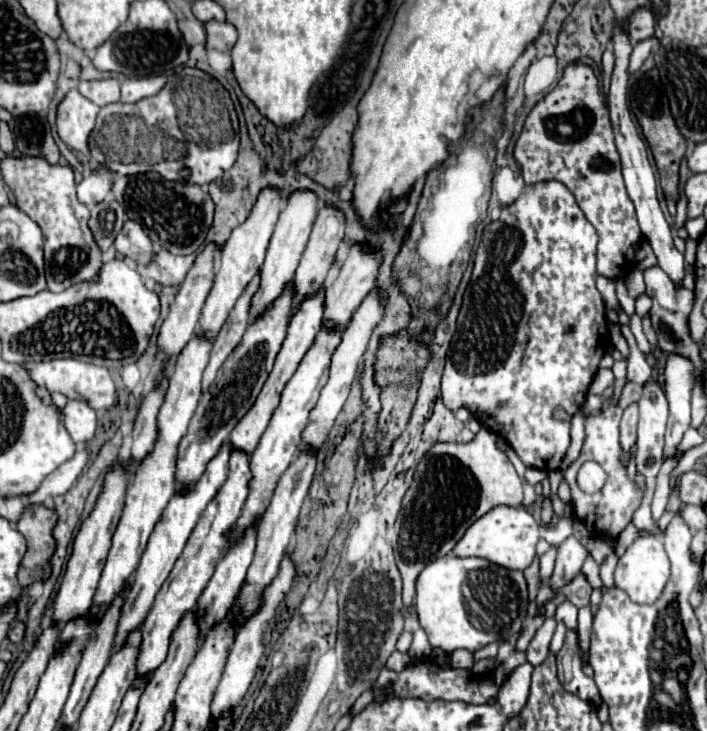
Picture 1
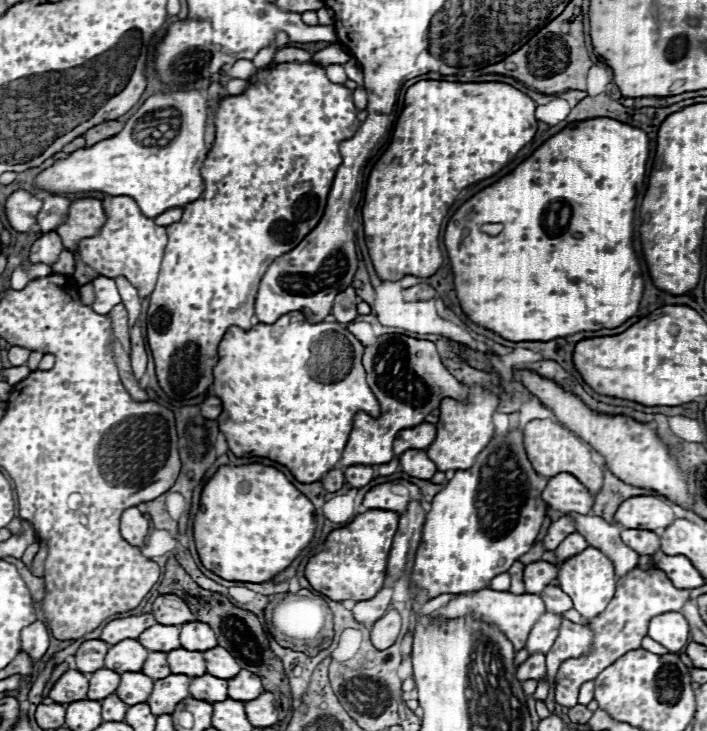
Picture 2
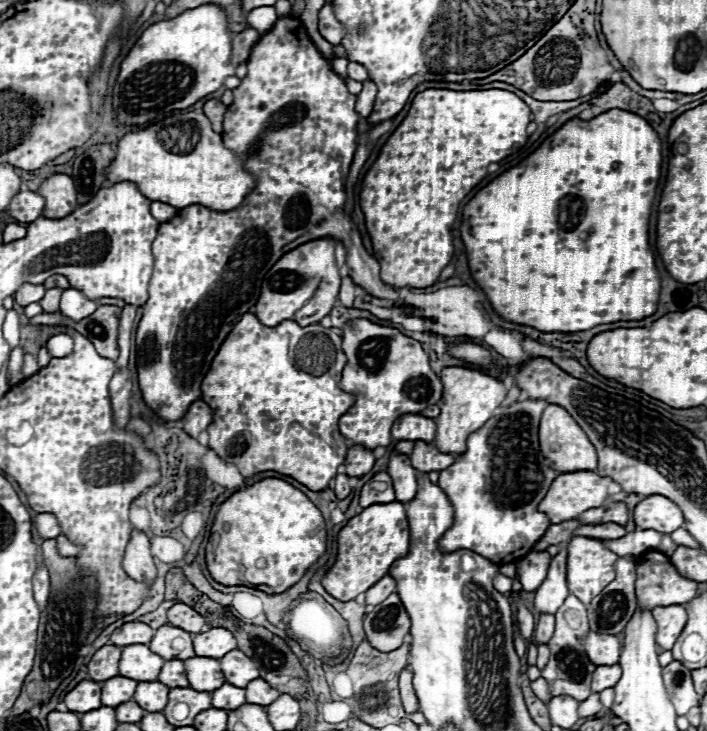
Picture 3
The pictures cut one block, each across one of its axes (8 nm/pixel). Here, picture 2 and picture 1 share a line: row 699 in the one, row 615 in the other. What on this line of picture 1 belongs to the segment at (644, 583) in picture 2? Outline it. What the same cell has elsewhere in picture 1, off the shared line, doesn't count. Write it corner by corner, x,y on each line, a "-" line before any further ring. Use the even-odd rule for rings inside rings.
562,602
556,610
556,622
564,622
568,630
578,630
578,608
570,602

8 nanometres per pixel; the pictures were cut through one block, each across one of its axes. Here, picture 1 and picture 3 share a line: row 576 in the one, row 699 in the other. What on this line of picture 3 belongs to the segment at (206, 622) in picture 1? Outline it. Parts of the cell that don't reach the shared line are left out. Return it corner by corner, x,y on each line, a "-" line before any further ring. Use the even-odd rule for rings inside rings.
222,684
220,688
212,690
212,706
214,708
224,708
224,710
236,710
242,704
246,704
244,690
236,688
232,684

